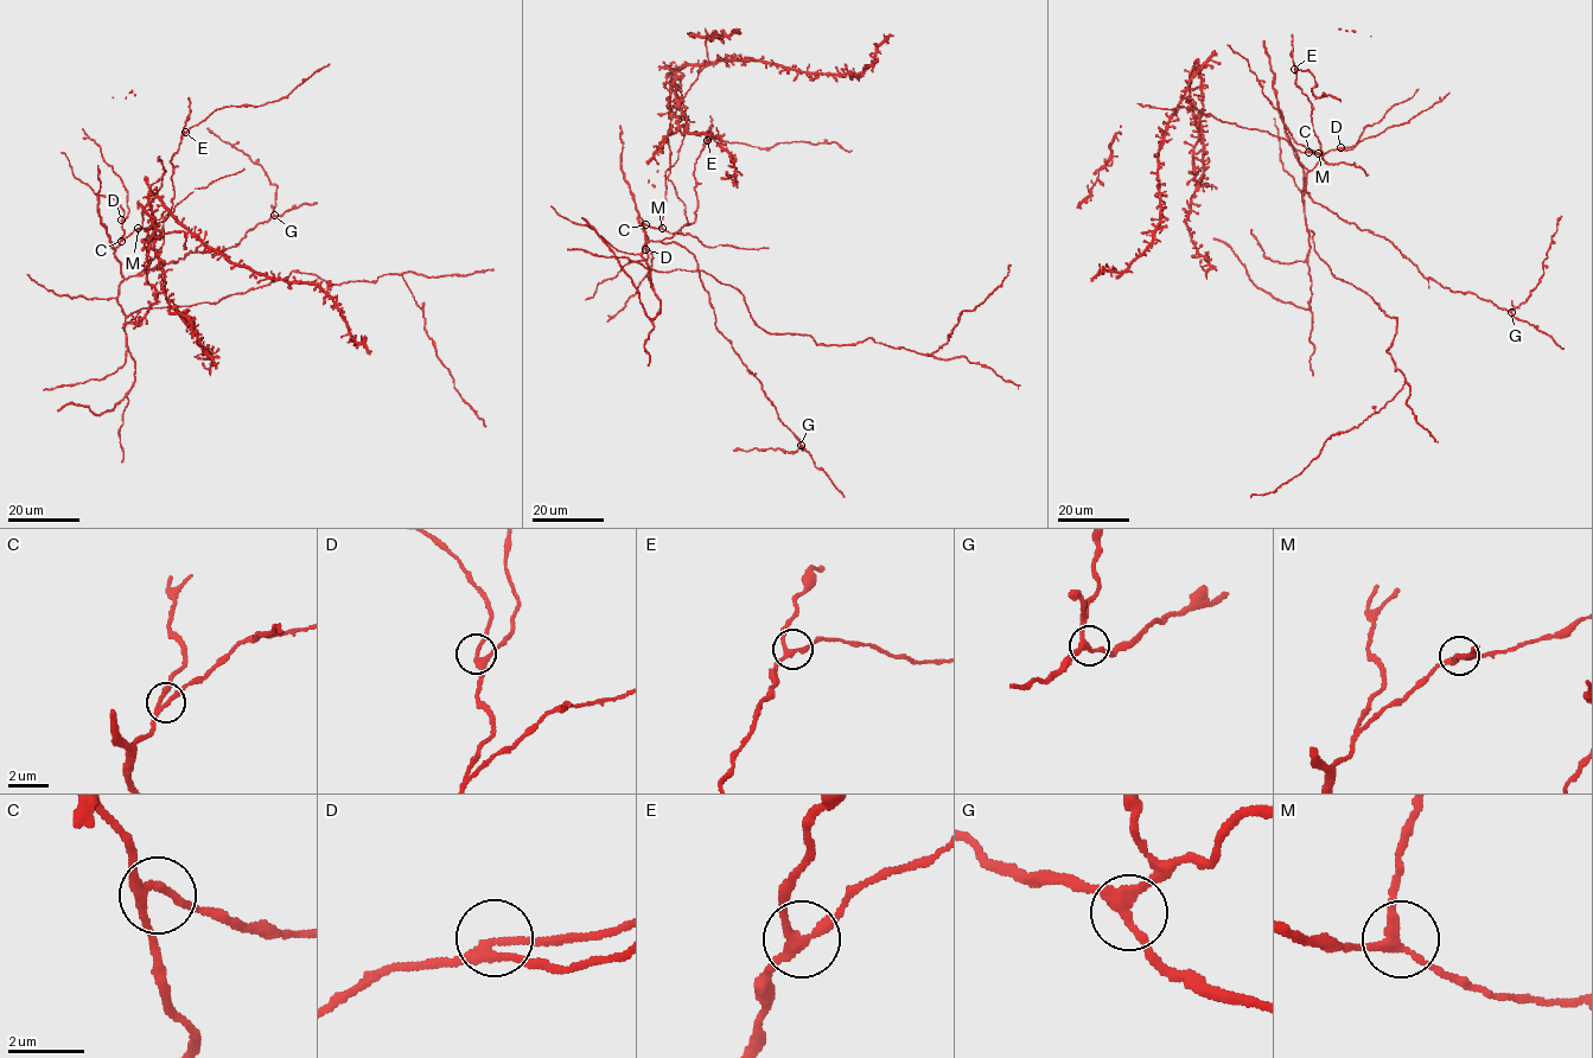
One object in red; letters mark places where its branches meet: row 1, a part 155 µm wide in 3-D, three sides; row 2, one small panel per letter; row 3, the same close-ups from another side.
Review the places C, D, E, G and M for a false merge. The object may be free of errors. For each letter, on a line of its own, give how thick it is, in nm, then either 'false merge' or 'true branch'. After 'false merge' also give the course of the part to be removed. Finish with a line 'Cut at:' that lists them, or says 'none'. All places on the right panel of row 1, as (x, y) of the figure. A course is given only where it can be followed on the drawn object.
C: 190 nm thick; true branch
D: 220 nm thick; false merge; foreign part runs (1340, 147), (1355, 145), (1364, 127), (1380, 122), (1393, 106), (1412, 97), (1419, 89)
E: 220 nm thick; true branch
G: 260 nm thick; true branch
M: 200 nm thick; true branch
Cut at: D

